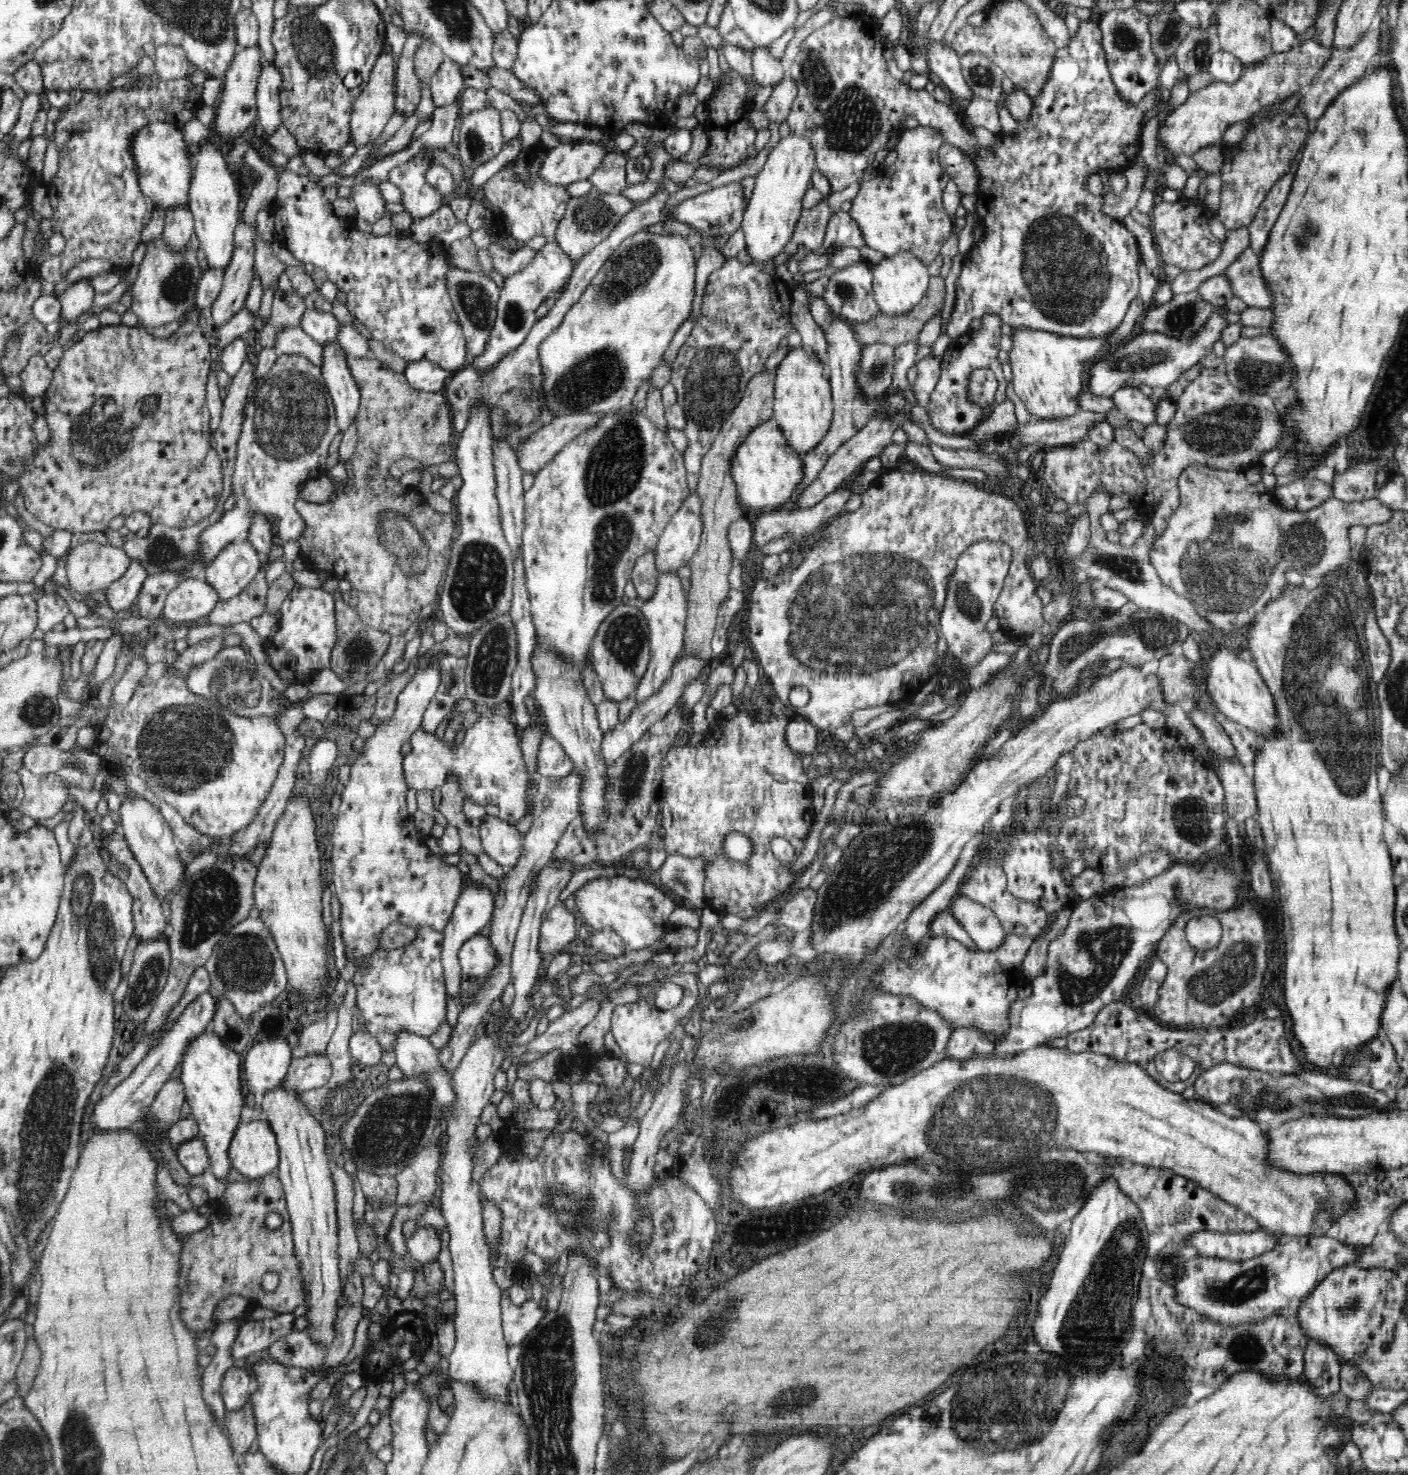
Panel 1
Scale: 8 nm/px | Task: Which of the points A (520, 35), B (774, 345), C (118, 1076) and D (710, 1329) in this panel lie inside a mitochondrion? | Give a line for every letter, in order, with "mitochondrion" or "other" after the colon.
A: other
B: other
C: other
D: mitochondrion

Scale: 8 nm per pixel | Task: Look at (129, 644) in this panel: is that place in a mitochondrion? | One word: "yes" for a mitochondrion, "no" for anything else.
no

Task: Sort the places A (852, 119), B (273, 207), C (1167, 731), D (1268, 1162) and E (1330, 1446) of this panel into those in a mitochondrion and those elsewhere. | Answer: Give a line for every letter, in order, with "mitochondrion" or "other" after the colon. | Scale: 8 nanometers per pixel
A: mitochondrion
B: other
C: other
D: other
E: mitochondrion

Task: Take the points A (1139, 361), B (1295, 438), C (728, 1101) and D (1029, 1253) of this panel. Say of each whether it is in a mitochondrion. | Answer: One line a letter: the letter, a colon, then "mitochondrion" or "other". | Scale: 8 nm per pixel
A: mitochondrion
B: other
C: other
D: other

